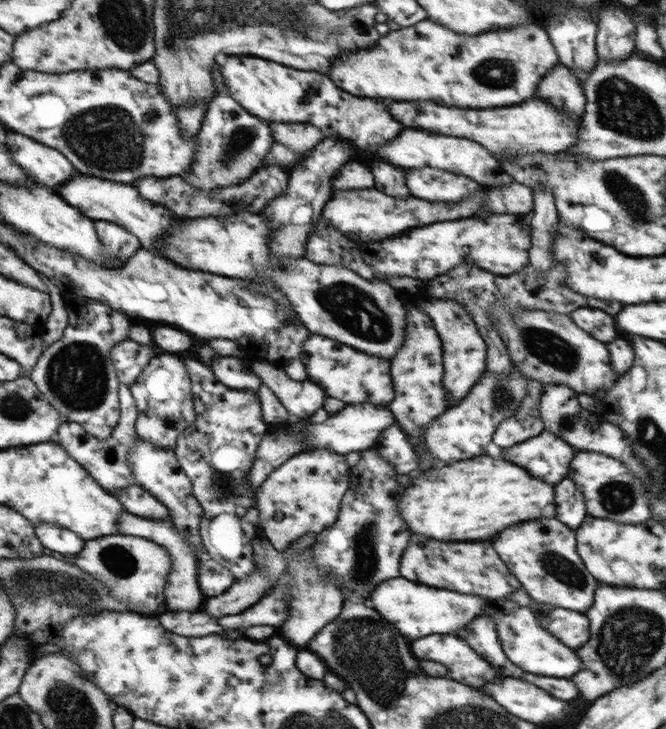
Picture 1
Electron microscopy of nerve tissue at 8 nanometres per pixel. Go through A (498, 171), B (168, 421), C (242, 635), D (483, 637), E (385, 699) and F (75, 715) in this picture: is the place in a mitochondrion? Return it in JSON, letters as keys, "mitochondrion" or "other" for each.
{"A":"other","B":"mitochondrion","C":"other","D":"other","E":"mitochondrion","F":"mitochondrion"}

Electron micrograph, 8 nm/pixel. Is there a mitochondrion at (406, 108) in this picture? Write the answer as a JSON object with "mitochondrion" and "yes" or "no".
{"mitochondrion":"no"}

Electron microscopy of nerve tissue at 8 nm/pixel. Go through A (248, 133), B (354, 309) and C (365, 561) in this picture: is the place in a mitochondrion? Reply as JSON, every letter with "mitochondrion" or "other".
{"A":"mitochondrion","B":"mitochondrion","C":"mitochondrion"}

